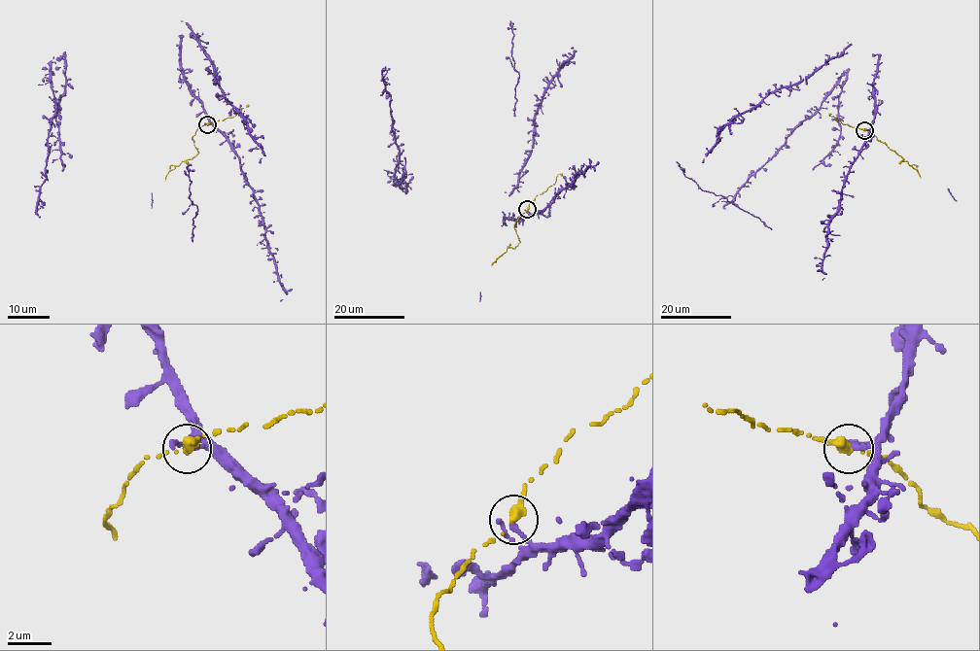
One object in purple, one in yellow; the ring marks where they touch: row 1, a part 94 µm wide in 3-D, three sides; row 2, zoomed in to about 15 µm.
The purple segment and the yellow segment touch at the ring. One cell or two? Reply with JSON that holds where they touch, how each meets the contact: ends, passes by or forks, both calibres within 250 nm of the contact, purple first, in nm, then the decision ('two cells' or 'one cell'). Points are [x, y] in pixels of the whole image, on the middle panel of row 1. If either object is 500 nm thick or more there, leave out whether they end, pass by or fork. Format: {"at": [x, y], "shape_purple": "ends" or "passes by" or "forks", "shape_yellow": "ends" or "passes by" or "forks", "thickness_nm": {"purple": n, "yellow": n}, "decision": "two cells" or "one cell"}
{"at": [527, 209], "shape_purple": "ends", "shape_yellow": "ends", "thickness_nm": {"purple": 320, "yellow": 440}, "decision": "one cell"}

